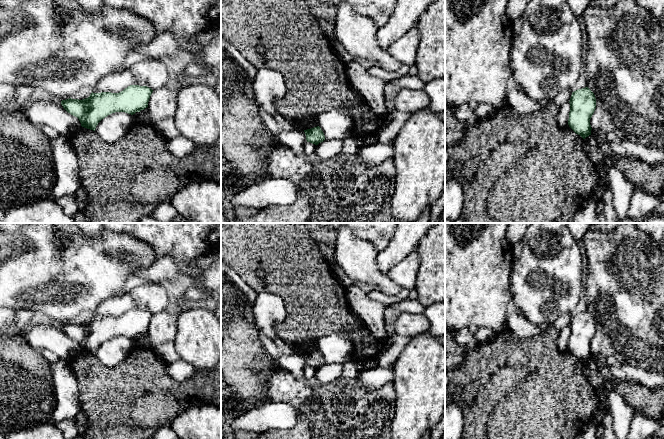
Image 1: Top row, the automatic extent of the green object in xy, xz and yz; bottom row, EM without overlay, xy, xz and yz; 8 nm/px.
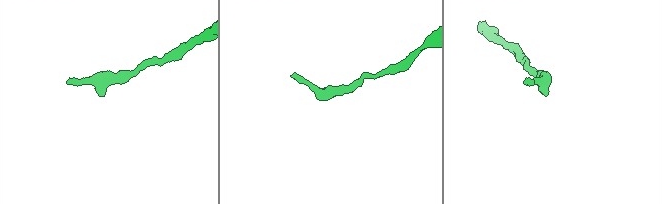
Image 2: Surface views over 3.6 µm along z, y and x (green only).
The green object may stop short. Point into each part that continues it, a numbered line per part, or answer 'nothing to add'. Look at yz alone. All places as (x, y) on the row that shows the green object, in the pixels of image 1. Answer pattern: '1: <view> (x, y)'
nothing to add

